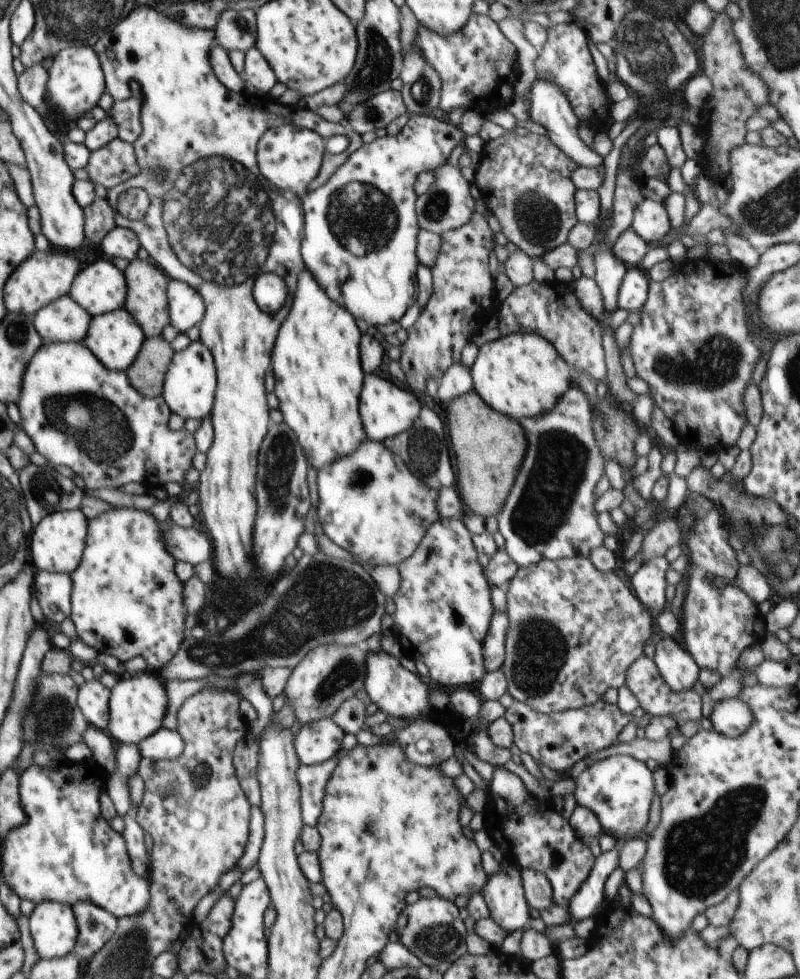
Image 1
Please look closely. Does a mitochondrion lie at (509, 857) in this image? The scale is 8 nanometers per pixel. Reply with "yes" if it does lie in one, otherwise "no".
no

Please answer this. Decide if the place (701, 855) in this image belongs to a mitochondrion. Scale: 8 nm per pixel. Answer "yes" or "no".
yes

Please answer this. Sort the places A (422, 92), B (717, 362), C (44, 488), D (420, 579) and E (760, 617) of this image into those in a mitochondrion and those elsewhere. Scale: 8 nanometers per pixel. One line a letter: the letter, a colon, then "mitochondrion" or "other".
A: mitochondrion
B: mitochondrion
C: mitochondrion
D: other
E: other

